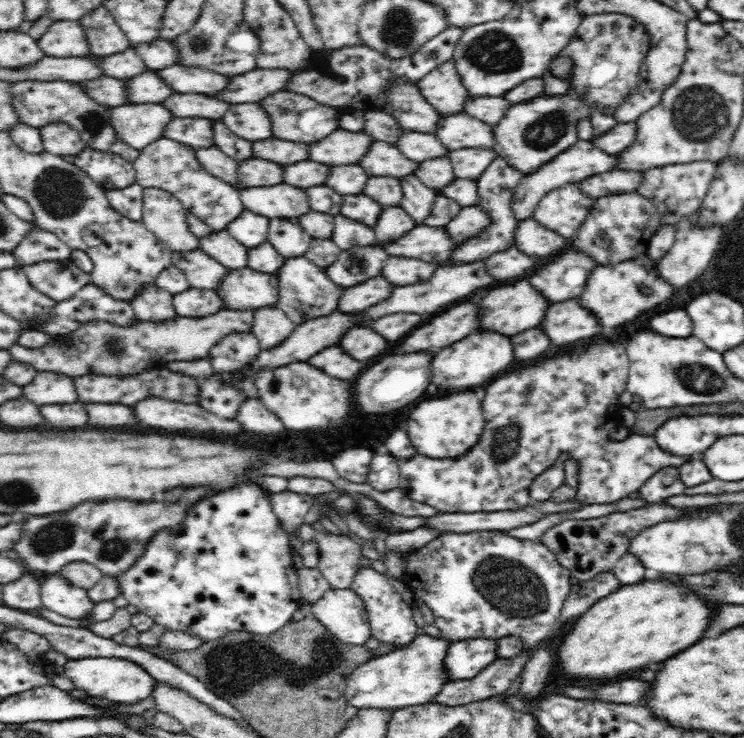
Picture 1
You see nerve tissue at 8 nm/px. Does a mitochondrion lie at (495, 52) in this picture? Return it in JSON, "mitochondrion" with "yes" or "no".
{"mitochondrion":"yes"}

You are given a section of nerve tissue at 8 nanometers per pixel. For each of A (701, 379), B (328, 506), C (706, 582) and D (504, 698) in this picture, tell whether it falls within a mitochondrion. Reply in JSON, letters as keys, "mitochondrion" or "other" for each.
{"A":"mitochondrion","B":"other","C":"other","D":"other"}

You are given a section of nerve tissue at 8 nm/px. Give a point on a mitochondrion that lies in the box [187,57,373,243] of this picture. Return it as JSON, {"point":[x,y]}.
{"point":[310,108]}

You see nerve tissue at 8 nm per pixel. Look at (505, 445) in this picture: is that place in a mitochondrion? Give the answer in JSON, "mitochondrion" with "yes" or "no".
{"mitochondrion":"yes"}

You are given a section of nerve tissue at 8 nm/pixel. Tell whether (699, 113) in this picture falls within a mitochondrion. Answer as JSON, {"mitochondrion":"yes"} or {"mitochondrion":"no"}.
{"mitochondrion":"yes"}

